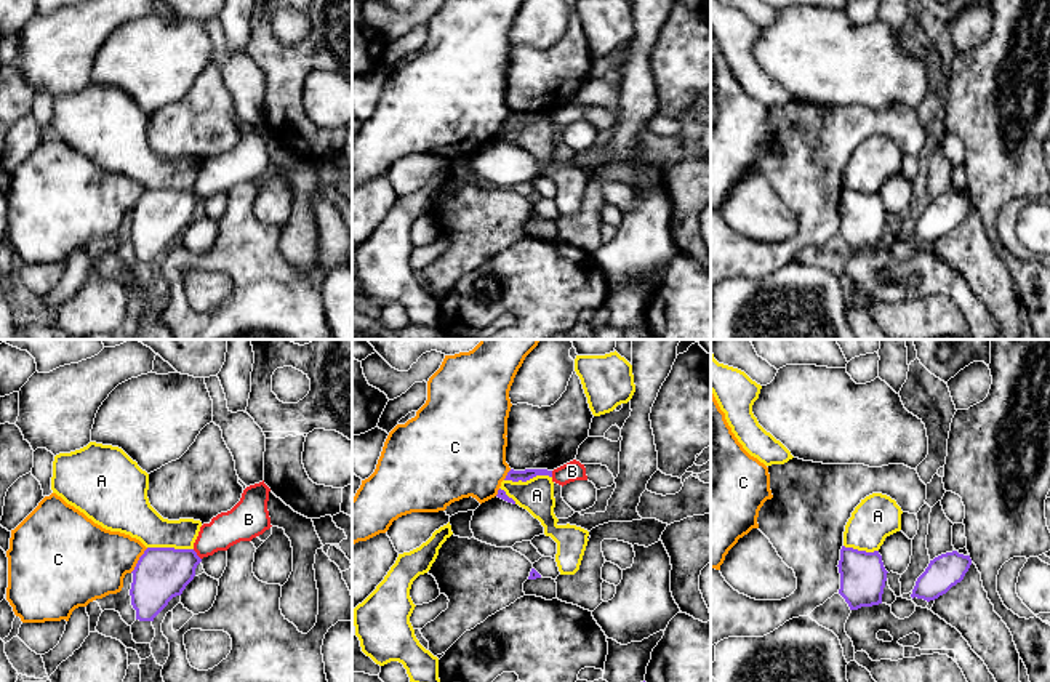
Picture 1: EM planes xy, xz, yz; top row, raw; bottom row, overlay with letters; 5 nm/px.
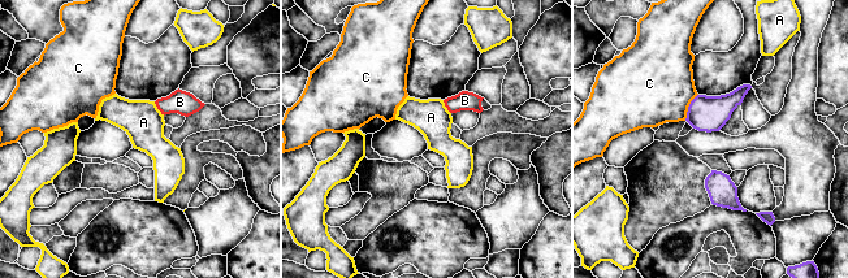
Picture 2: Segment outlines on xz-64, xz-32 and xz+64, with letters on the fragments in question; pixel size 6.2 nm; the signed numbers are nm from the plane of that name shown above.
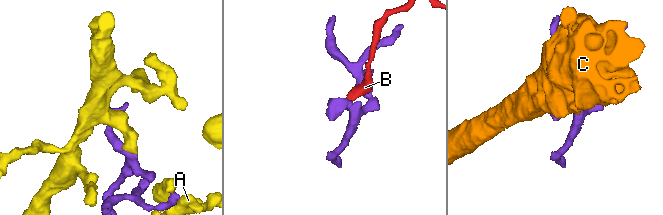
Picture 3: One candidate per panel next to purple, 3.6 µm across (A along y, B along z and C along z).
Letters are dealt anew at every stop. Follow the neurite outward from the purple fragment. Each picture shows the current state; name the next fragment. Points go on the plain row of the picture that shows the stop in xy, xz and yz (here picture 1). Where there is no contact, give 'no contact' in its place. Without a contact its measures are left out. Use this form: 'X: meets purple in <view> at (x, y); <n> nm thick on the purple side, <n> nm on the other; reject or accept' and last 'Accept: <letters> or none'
A: meets purple in xz at (527, 120); 60 nm thick on the purple side, 180 nm on the other; reject
B: meets purple in xy at (196, 196); 260 nm thick on the purple side, 170 nm on the other; reject
C: meets purple in xy at (138, 202); 260 nm thick on the purple side, 380 nm on the other; reject
Accept: none

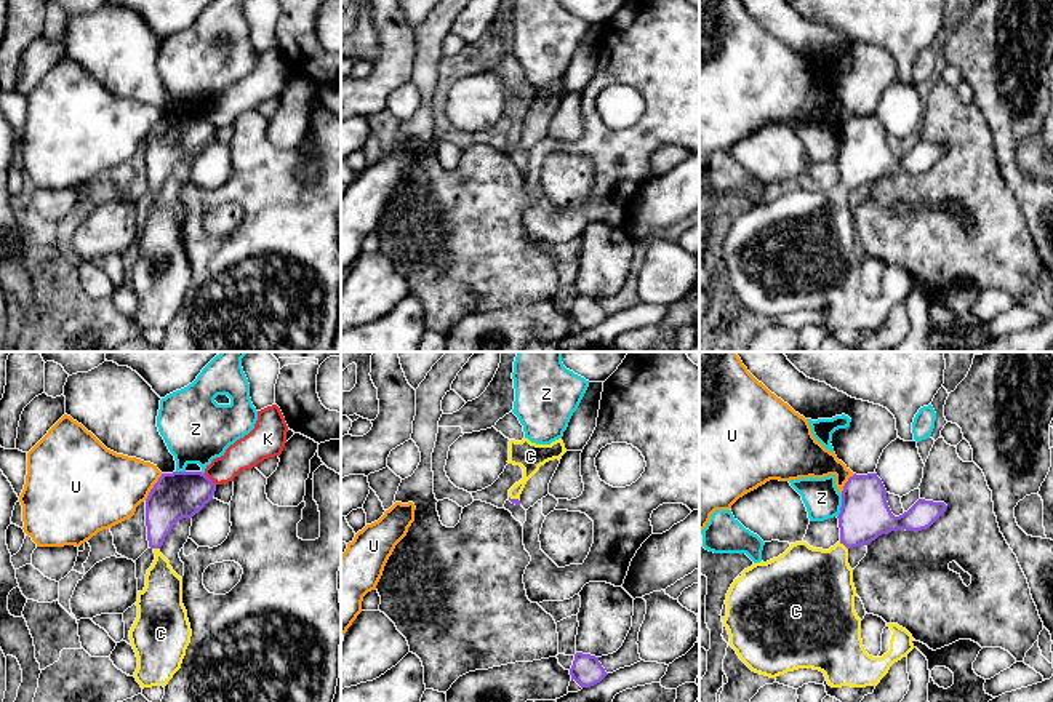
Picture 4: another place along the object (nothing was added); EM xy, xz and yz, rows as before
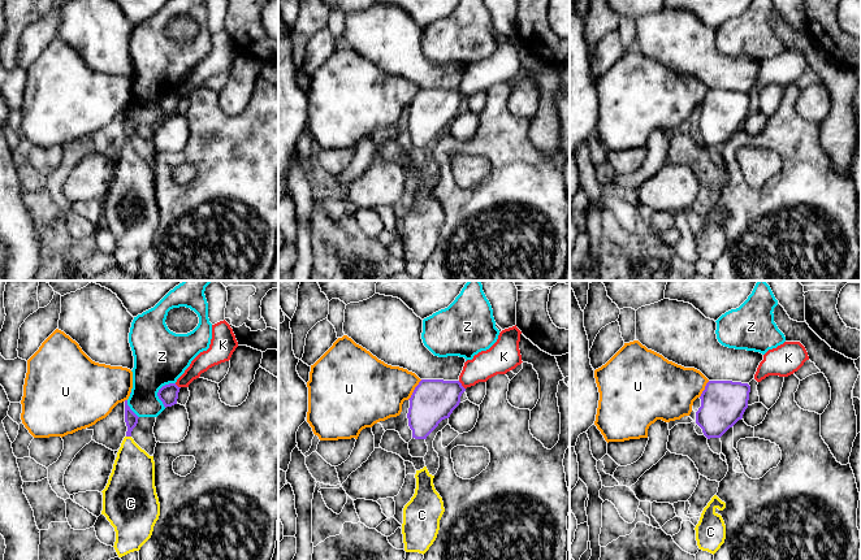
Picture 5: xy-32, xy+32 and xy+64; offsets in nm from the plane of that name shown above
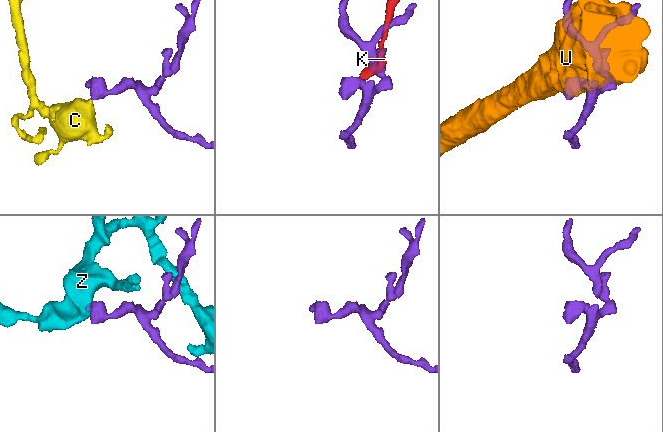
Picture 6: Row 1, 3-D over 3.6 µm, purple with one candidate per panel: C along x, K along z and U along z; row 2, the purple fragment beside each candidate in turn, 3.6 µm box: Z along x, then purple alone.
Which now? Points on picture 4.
C: meets purple in yz at (844, 186); 260 nm thick on the purple side, 360 nm on the other; accept
K: meets purple in xy at (210, 122); 240 nm thick on the purple side, 160 nm on the other; reject
U: meets purple in xy at (154, 128); 240 nm thick on the purple side, 380 nm on the other; reject
Z: meets purple in yz at (842, 147); 260 nm thick on the purple side, 190 nm on the other; reject
Accept: C

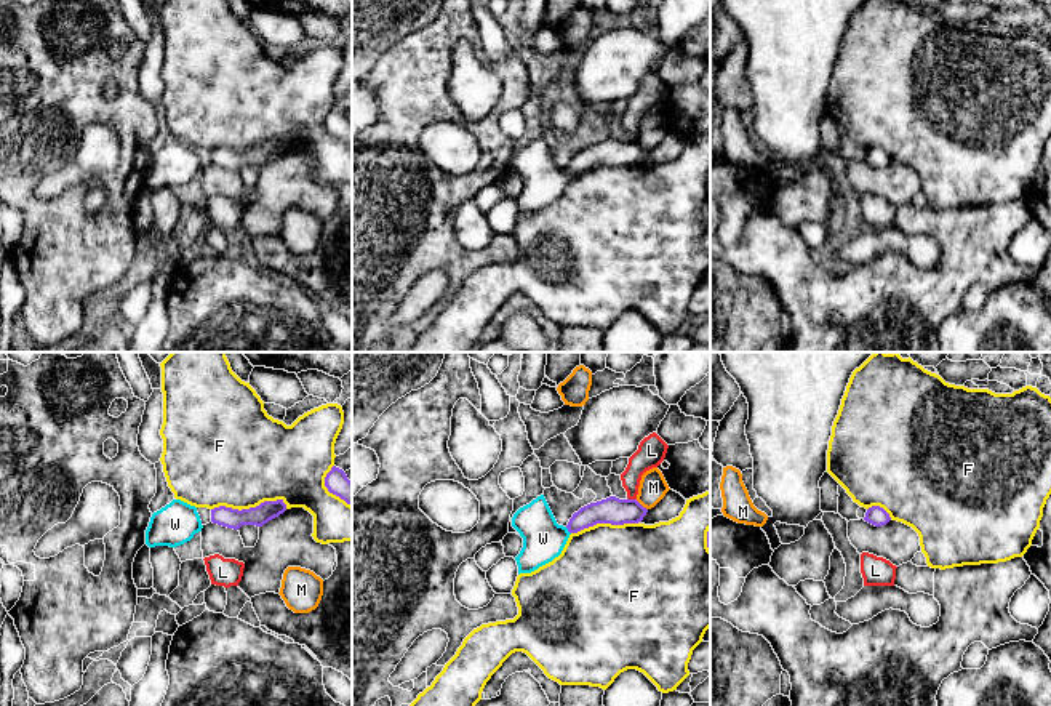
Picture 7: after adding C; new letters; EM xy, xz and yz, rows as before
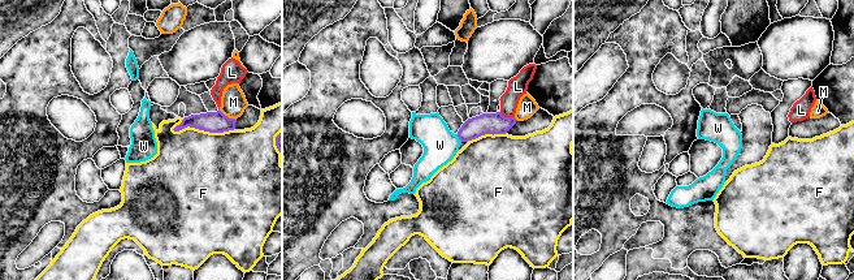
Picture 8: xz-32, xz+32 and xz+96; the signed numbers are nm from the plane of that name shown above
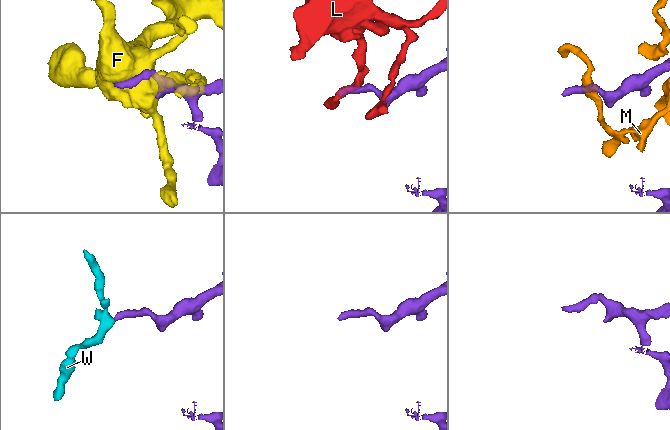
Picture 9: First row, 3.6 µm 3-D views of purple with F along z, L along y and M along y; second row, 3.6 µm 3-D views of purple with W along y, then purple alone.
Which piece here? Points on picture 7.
F: meets purple in xy at (250, 149); 100 nm thick on the purple side, 480 nm on the other; reject
L: meets purple in xz at (632, 141); 140 nm thick on the purple side, 140 nm on the other; reject
M: meets purple in xz at (640, 146); 140 nm thick on the purple side, 140 nm on the other; reject
W: meets purple in xz at (568, 172); 130 nm thick on the purple side, 200 nm on the other; accept
Accept: W

